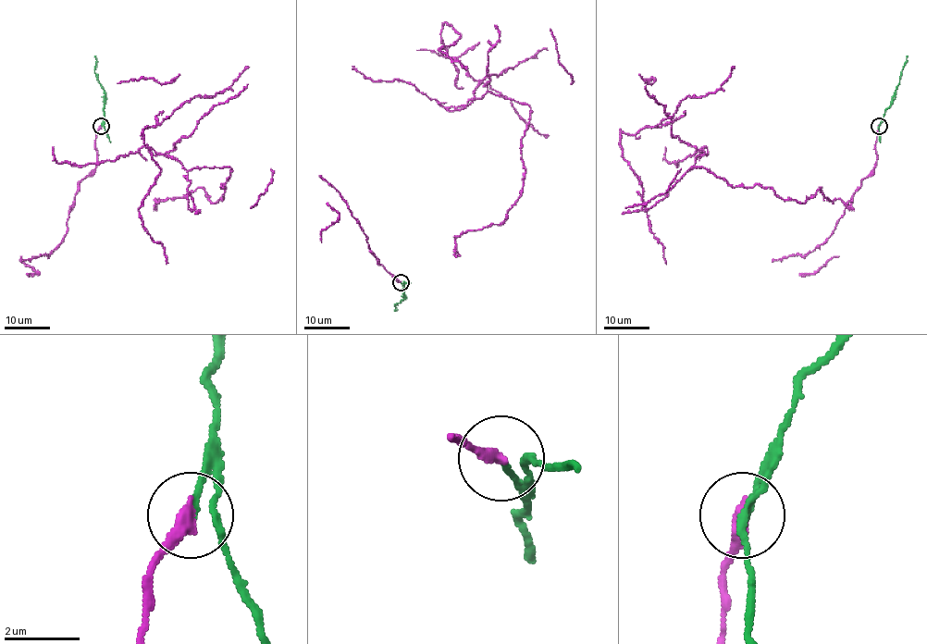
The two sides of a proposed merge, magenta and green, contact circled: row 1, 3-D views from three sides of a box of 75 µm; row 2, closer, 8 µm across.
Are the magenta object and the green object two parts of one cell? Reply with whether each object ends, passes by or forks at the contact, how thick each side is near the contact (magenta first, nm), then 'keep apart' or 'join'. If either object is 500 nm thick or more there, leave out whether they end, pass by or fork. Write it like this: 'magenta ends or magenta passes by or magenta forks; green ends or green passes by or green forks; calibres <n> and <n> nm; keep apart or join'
magenta ends; green ends; calibres 380 and 150 nm; keep apart

